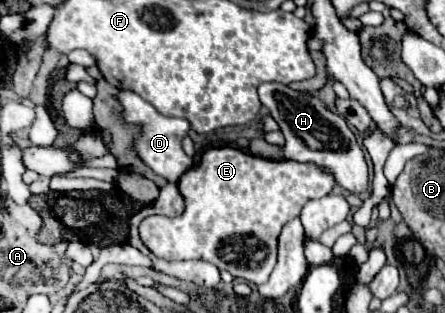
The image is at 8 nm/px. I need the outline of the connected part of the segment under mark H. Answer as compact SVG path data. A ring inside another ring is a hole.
M262 83L258 87L258 95L264 107L268 107L270 115L278 121L280 131L284 133L284 157L294 161L310 161L318 167L326 167L334 173L336 183L342 185L346 191L360 195L370 187L368 181L368 167L364 161L364 153L356 143L354 133L348 129L344 117L330 113L320 99L312 97L310 93L300 93L290 89L282 83Z

